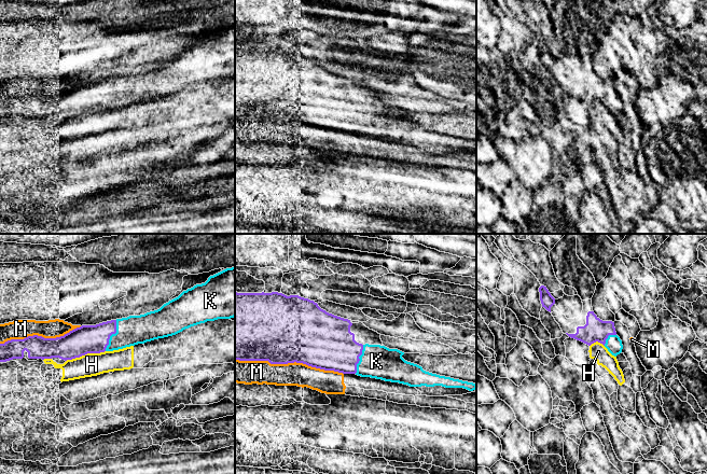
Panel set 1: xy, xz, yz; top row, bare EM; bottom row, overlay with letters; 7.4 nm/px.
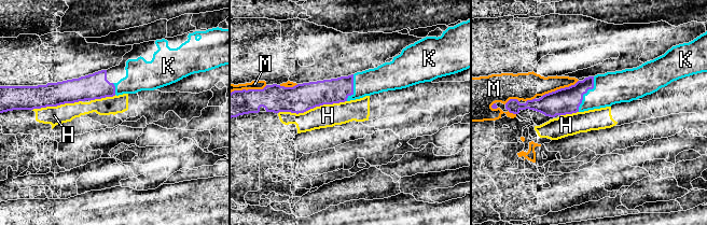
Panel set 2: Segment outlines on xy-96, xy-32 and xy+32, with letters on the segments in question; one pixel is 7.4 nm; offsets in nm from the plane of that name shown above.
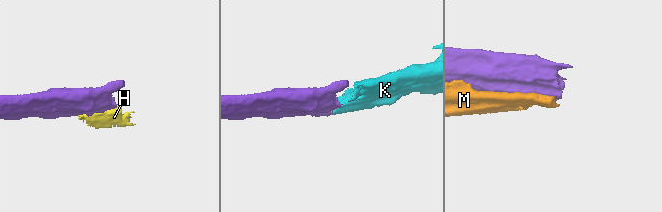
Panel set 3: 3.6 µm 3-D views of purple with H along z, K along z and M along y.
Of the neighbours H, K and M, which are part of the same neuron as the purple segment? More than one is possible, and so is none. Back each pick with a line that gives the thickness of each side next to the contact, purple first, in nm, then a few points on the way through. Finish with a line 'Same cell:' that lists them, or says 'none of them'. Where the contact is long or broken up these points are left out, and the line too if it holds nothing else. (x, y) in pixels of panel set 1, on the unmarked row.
K: calibres 220 and 220 nm; way xy (85, 98), (95, 98), (111, 93), (134, 88)
Same cell: K

